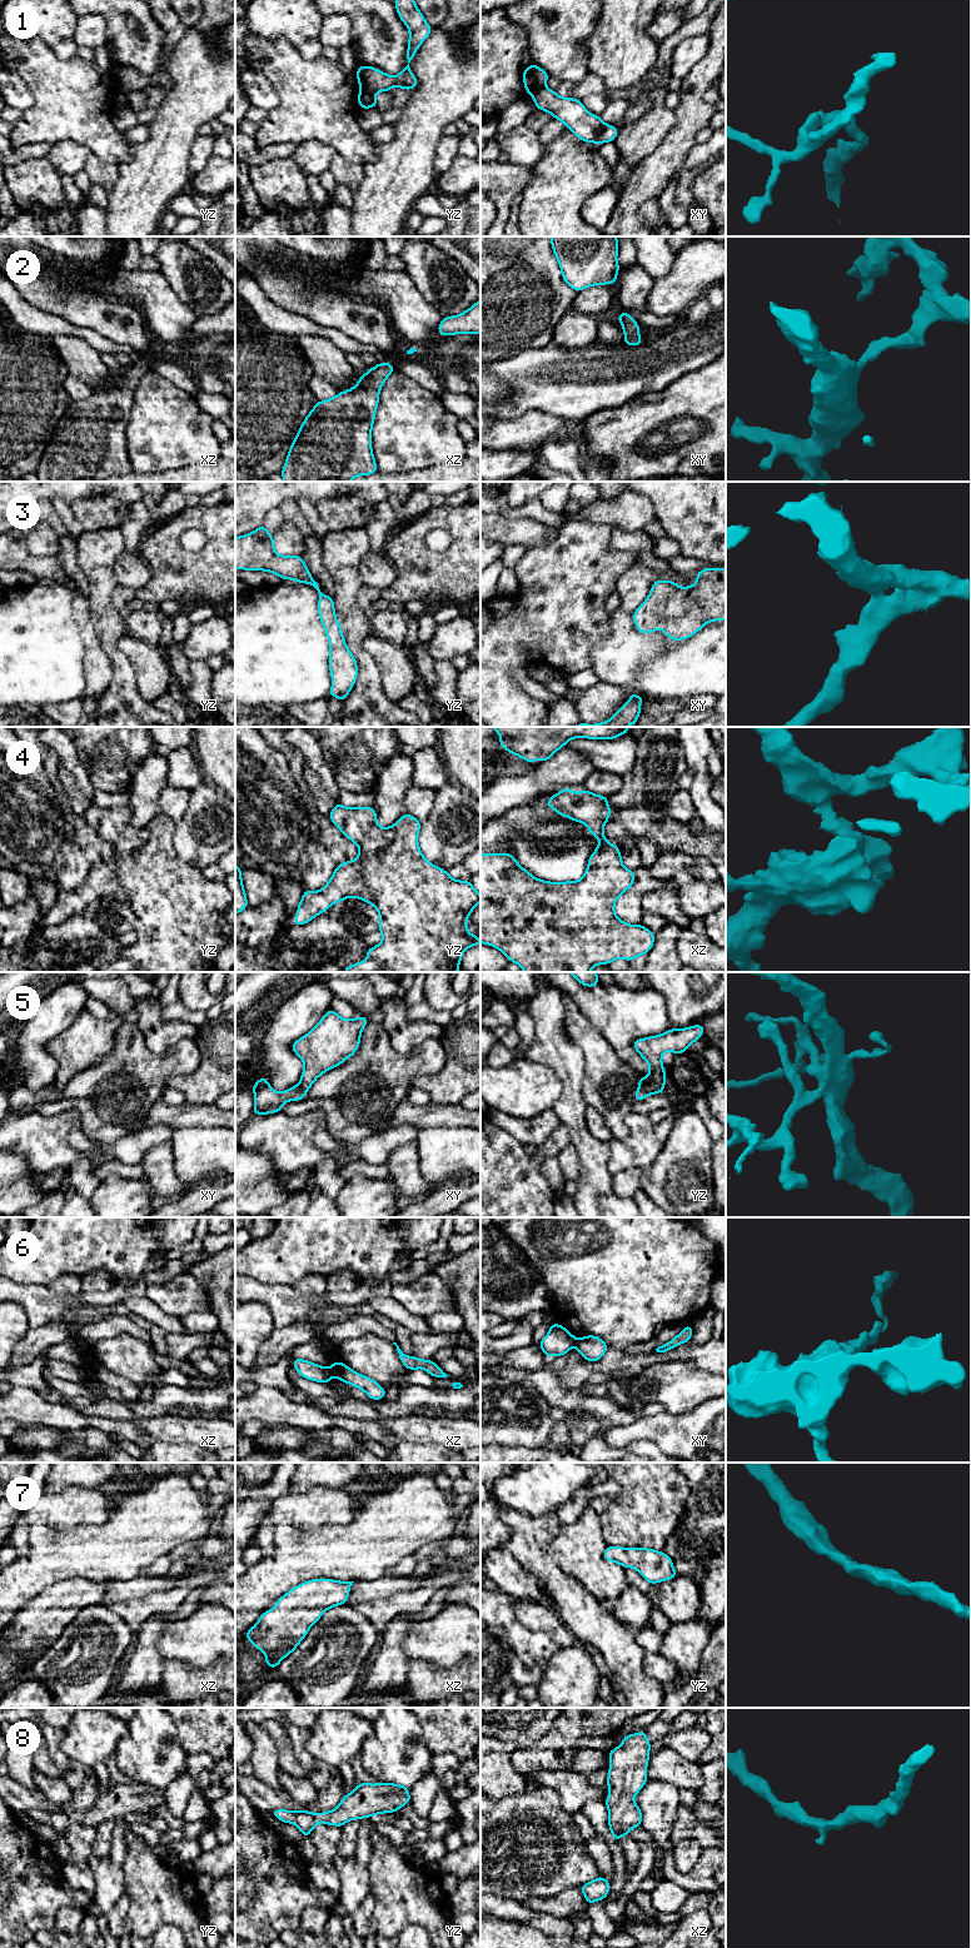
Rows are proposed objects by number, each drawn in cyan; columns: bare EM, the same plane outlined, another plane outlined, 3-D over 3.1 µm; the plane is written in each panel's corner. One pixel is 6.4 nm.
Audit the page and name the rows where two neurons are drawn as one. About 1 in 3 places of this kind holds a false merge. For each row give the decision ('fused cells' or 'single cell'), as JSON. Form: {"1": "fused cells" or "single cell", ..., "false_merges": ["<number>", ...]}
{"1": "fused cells", "2": "single cell", "3": "single cell", "4": "single cell", "5": "fused cells", "6": "fused cells", "7": "single cell", "8": "single cell", "false_merges": ["1", "5", "6"]}

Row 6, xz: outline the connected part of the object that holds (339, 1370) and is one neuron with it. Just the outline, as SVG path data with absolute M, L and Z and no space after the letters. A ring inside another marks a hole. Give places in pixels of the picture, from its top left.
M333 1361L330 1371L334 1377L363 1390L372 1400L382 1400L387 1394L375 1380L352 1370L343 1362Z

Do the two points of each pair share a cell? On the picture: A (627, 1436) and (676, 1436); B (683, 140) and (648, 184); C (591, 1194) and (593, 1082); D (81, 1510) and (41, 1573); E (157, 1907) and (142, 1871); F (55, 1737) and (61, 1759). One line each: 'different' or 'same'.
A: same
B: same
C: different
D: different
E: same
F: same

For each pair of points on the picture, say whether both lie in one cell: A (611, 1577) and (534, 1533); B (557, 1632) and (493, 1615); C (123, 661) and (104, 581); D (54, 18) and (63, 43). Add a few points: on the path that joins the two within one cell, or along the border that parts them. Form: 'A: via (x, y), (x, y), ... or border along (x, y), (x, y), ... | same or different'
A: border along (561, 1524), (559, 1532), (549, 1542) | different
B: border along (512, 1600), (514, 1615), (523, 1624), (548, 1635) | different
C: via (109, 641), (109, 623), (104, 616), (104, 601) | same
D: via (55, 24), (59, 36) | same

